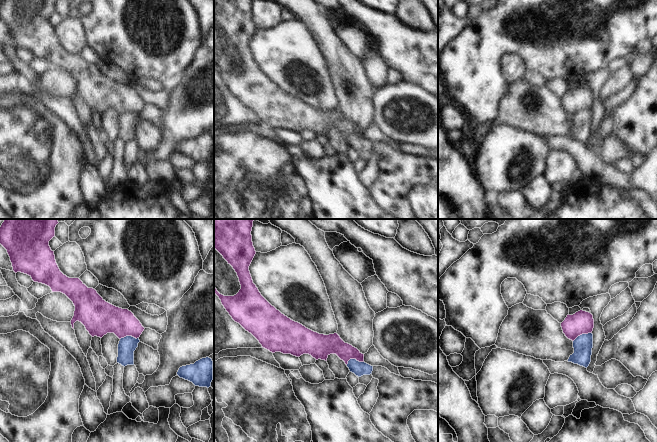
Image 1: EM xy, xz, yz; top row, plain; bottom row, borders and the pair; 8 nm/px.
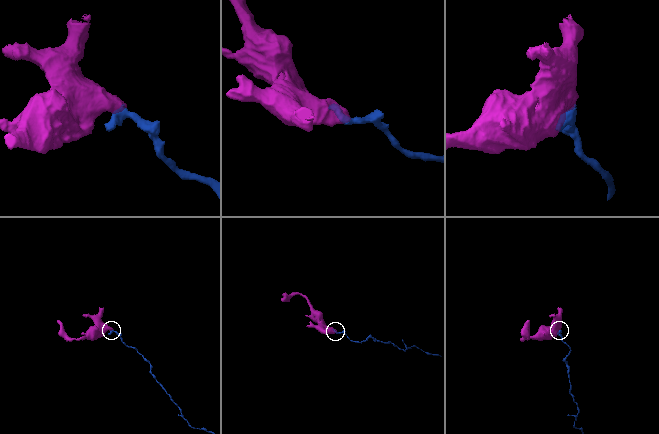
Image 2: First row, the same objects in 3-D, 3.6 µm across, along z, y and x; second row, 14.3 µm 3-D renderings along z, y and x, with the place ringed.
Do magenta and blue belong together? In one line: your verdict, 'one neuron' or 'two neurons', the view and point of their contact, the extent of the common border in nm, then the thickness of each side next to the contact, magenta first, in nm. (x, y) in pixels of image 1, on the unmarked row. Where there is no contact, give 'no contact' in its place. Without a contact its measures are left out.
two neurons; meets magenta in xz at (354, 134); contact 150 nm long; 160 nm thick on the magenta side, 110 nm on the other

